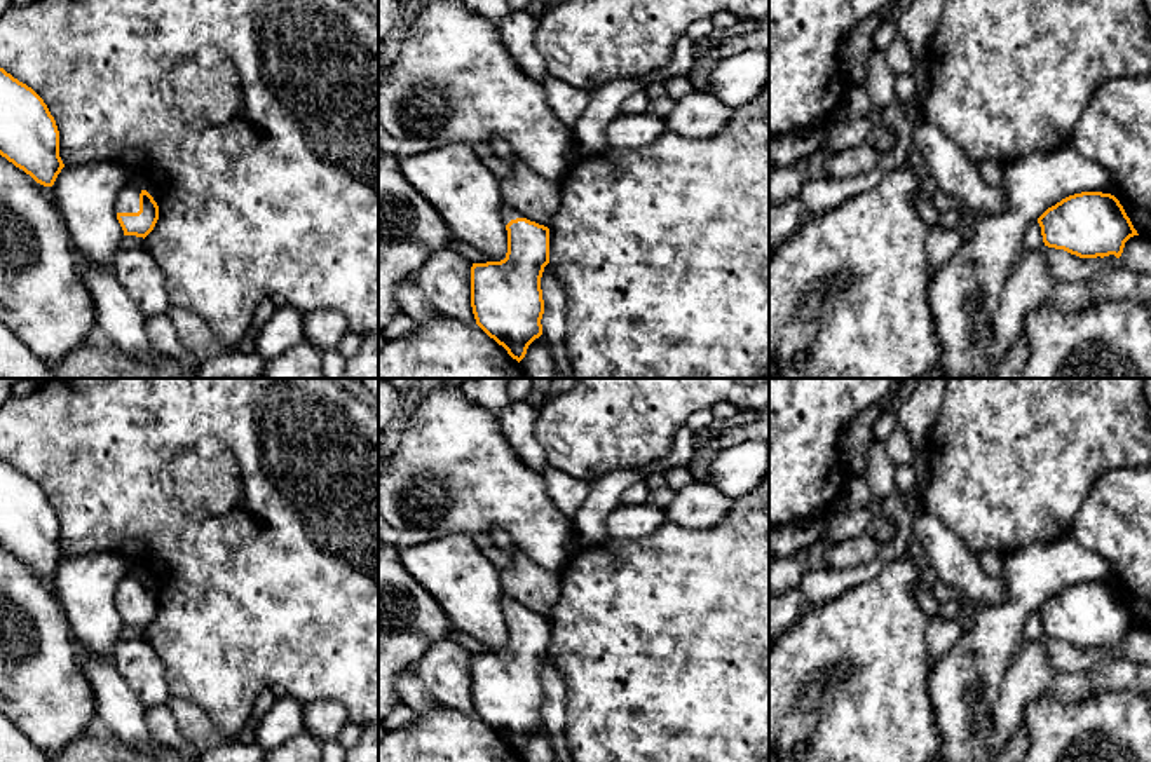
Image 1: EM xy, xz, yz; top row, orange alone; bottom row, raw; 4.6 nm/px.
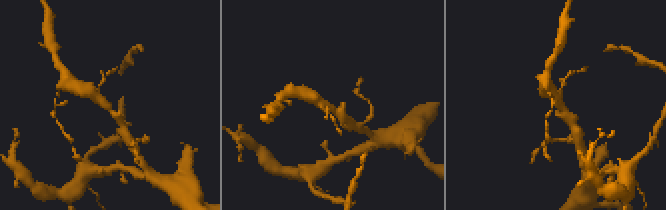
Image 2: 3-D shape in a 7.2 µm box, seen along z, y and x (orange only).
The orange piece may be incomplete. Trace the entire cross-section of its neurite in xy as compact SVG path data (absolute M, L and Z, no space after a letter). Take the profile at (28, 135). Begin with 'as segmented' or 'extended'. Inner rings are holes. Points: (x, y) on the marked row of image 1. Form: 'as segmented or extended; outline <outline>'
as segmented; outline M0 68L0 155L52 187L65 167L59 131L44 99Z

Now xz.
extended; outline M504 201L507 253L501 262L473 263L471 307L476 324L518 363L542 335L541 277L549 263L549 228L527 220Z

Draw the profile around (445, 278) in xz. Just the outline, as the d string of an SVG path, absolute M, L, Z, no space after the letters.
M448 248L431 255L413 279L439 316L476 324L471 307L473 263Z

